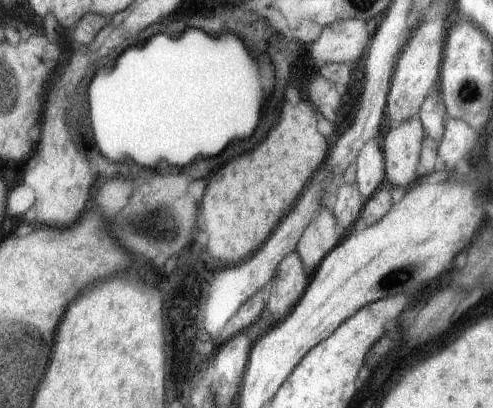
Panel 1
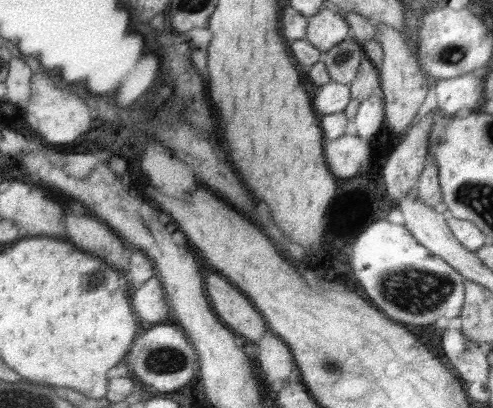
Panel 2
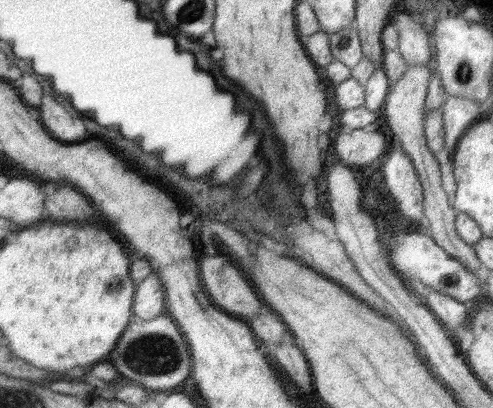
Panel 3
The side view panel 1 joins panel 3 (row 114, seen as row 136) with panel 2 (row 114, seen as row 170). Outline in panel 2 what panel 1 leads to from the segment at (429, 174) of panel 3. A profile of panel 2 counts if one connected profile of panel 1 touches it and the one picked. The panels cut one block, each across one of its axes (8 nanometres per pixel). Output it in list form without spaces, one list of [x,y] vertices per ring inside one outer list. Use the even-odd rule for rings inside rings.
[[[373,24],[373,26],[377,28],[375,40],[383,48],[383,60],[381,60],[381,68],[379,68],[379,80],[381,80],[379,88],[383,90],[385,124],[389,130],[393,130],[395,134],[399,134],[403,138],[405,132],[411,128],[411,122],[427,96],[427,78],[425,78],[425,72],[419,68],[417,54],[409,52],[405,38],[401,36],[399,30],[393,30],[387,24]]]

